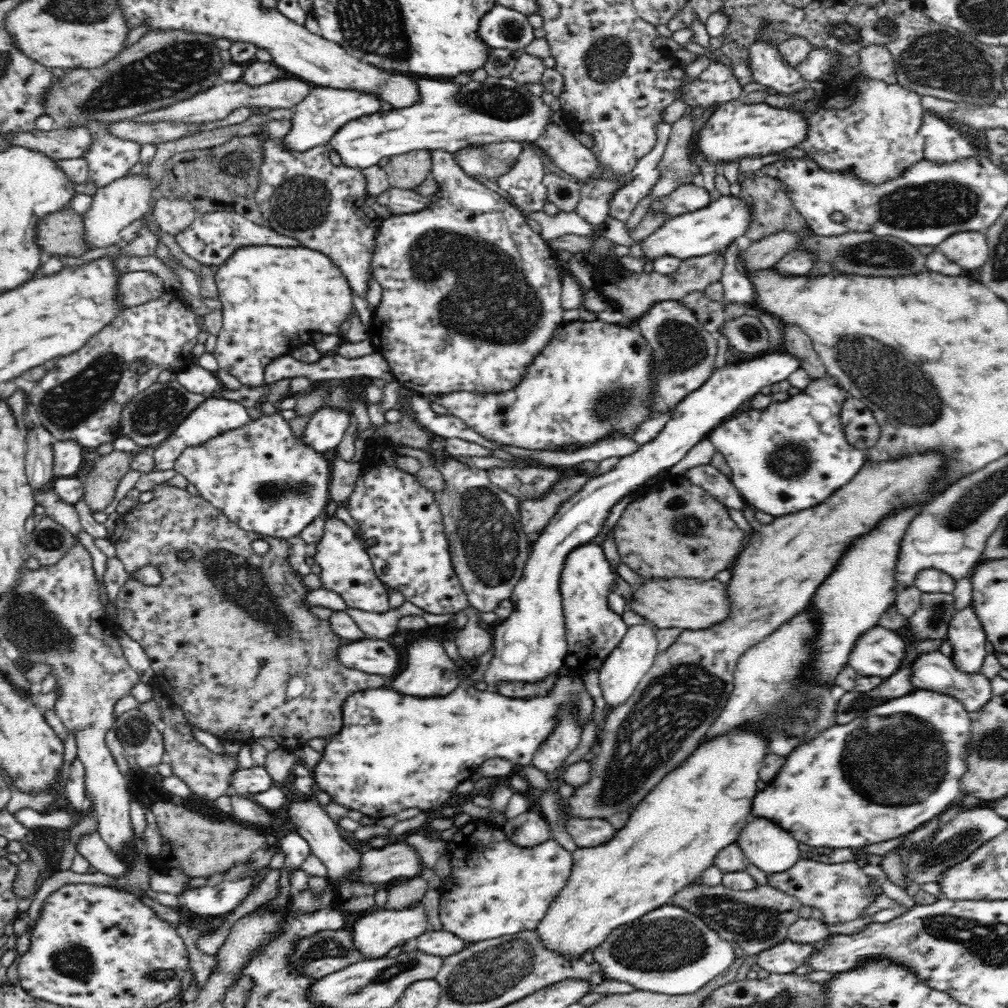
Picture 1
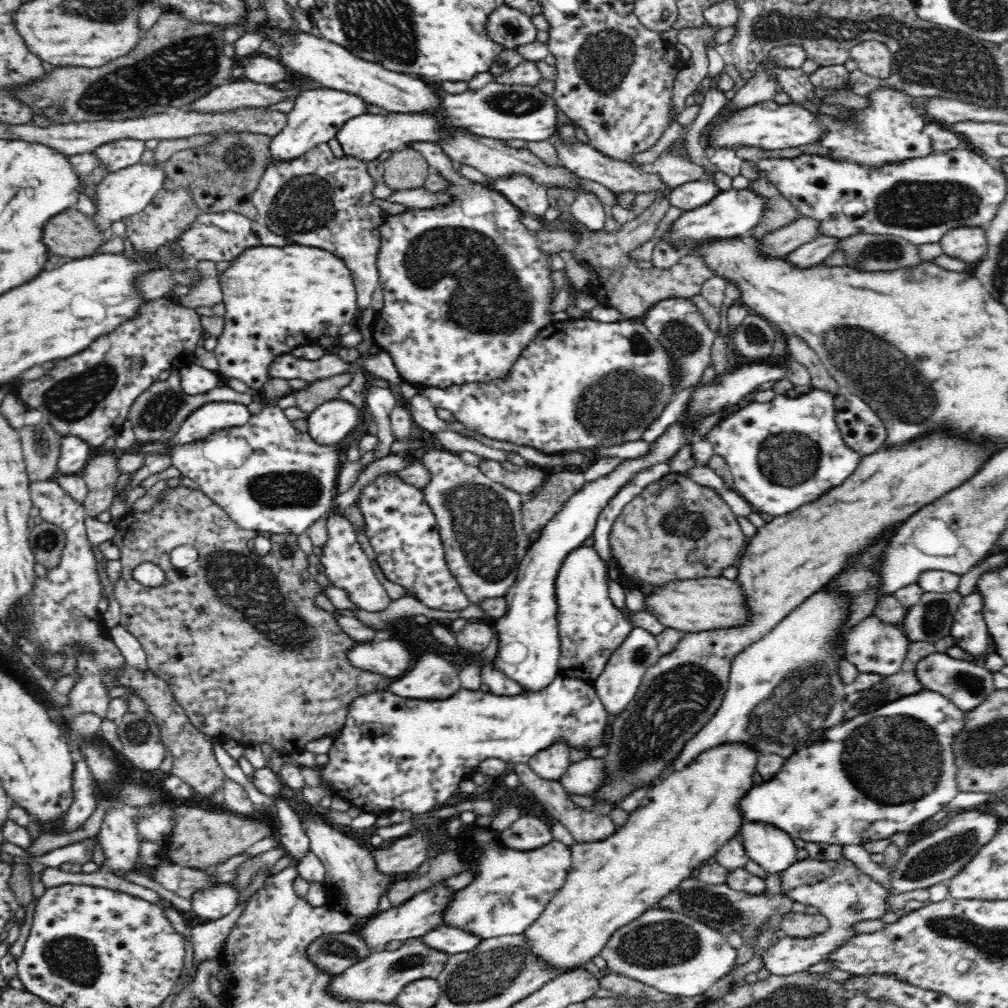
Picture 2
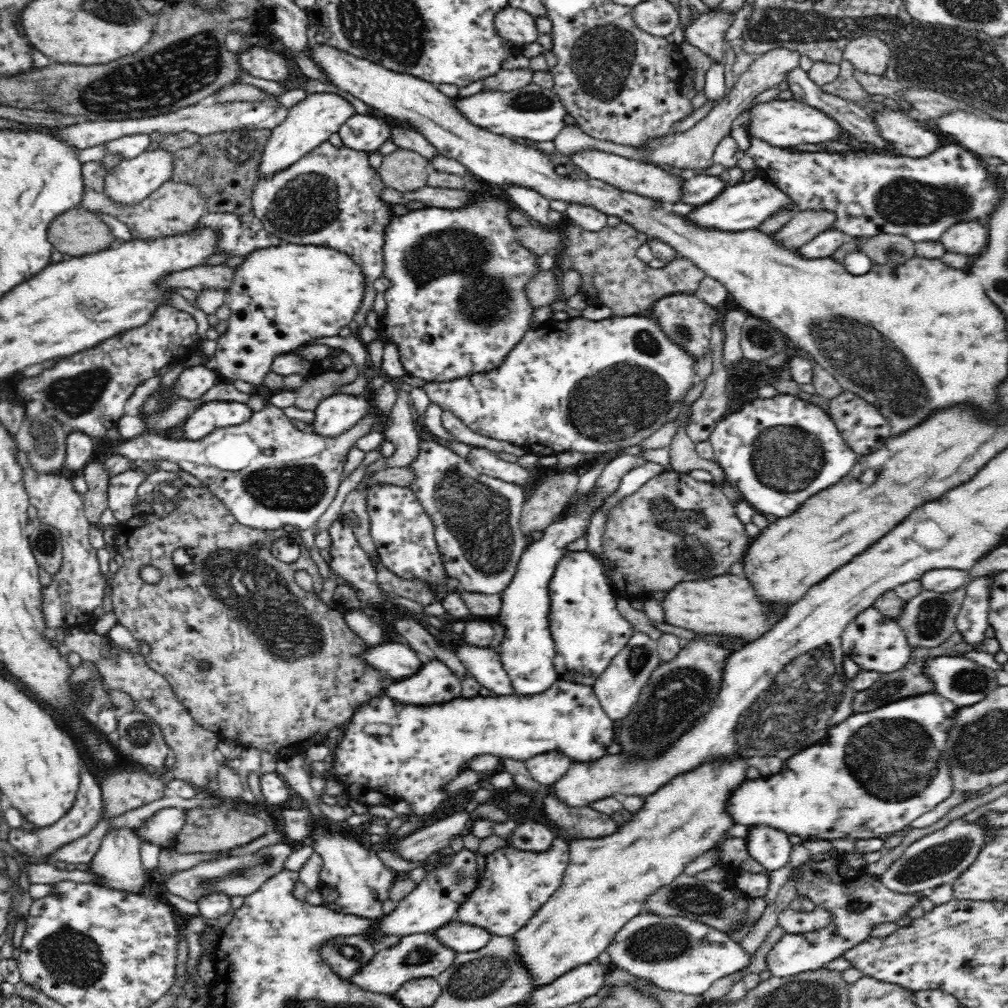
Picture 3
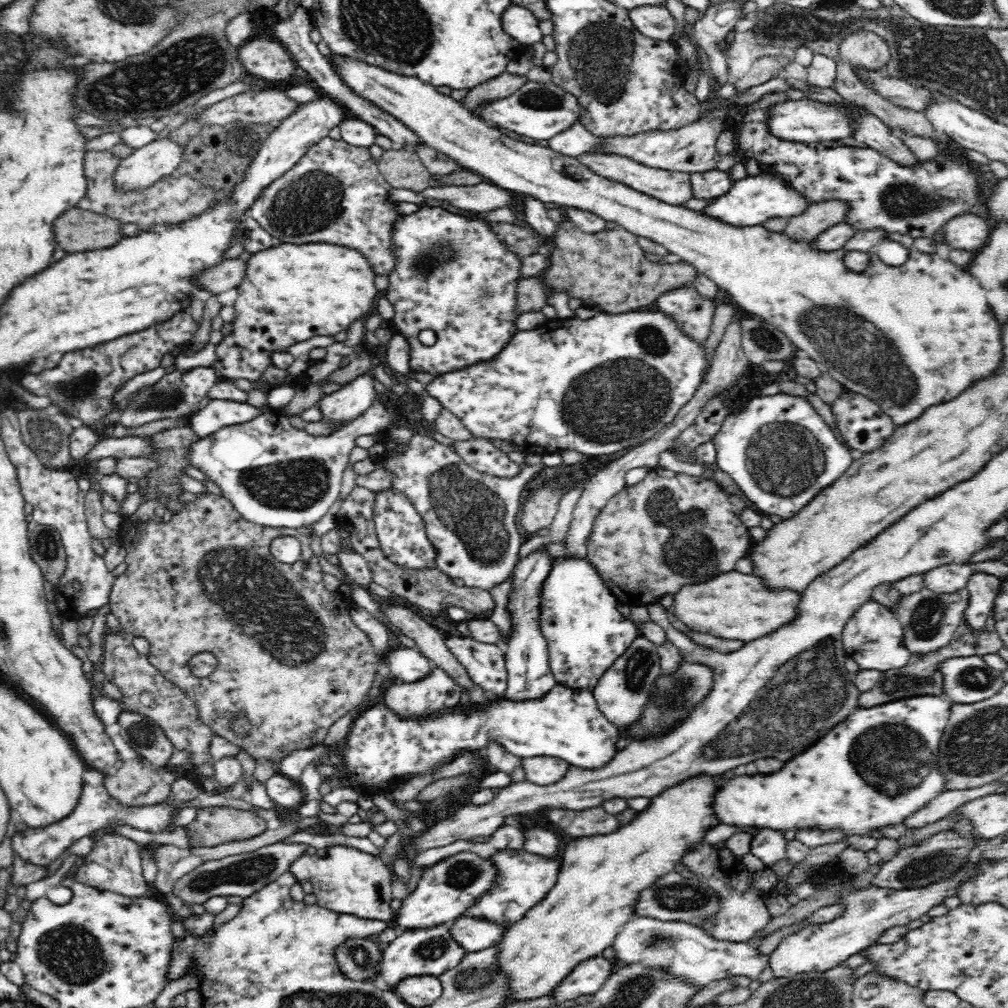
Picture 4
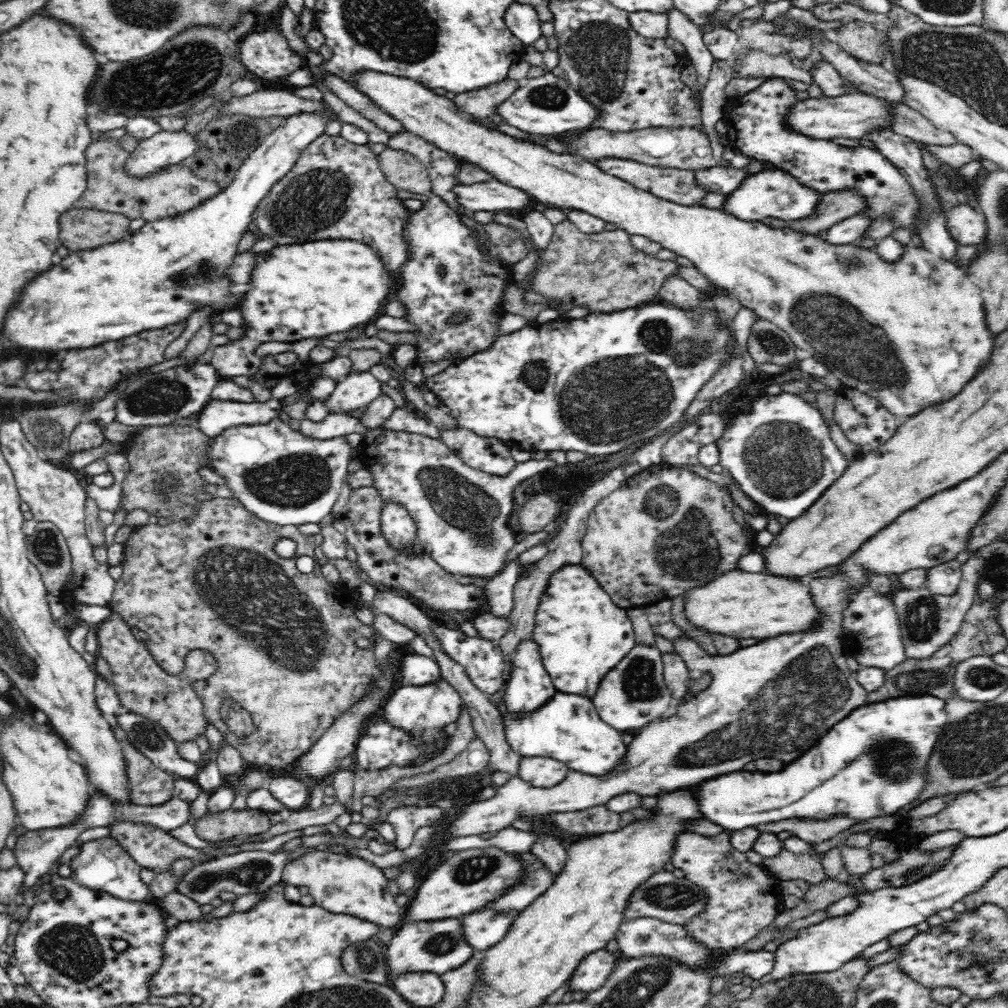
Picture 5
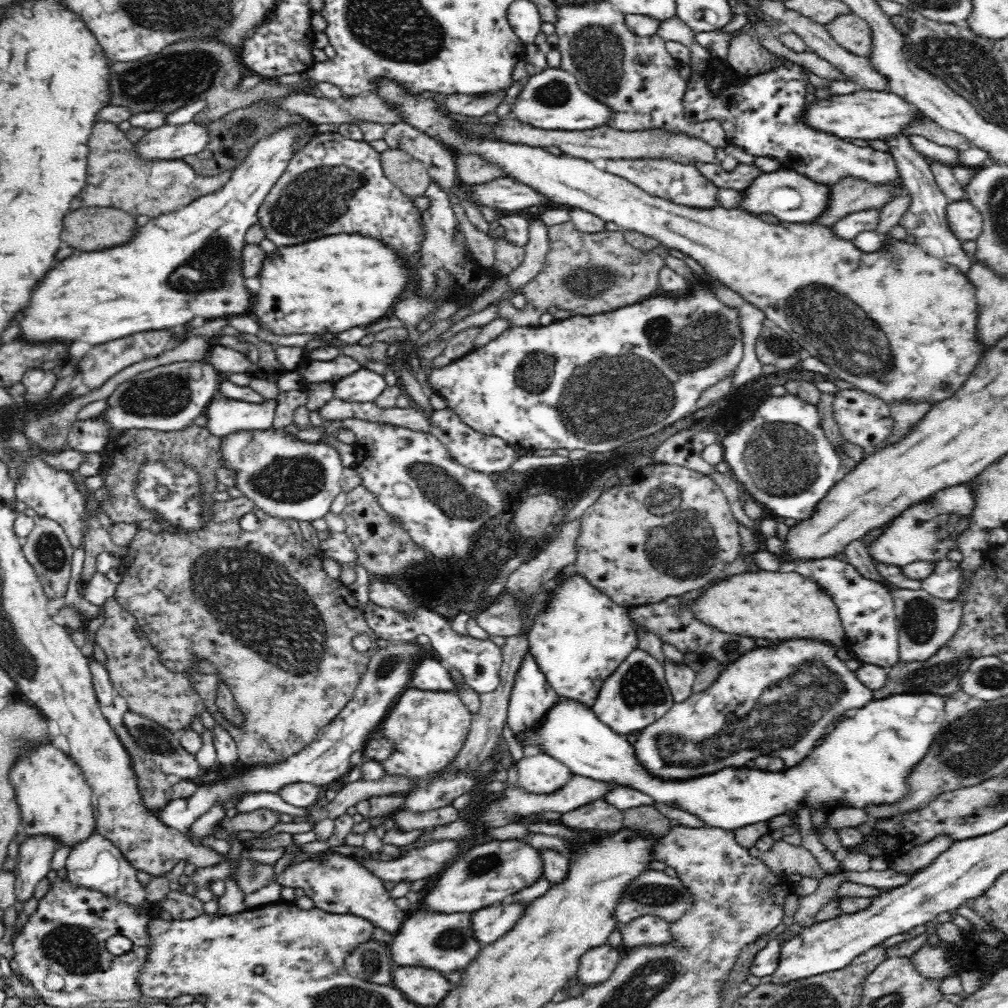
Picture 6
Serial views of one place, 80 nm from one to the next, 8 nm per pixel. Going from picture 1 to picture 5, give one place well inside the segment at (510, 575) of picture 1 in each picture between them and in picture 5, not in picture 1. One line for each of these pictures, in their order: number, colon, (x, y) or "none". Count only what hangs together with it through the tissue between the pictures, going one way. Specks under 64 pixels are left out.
2: (480, 521)
3: (477, 519)
4: (470, 517)
5: (463, 515)

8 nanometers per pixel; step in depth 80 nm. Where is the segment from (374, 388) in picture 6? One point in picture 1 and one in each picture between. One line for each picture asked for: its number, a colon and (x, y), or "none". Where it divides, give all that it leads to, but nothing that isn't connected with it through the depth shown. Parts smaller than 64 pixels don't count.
1: (326, 428)
2: (332, 422)
3: (335, 415)
4: (345, 405)
5: (357, 390)

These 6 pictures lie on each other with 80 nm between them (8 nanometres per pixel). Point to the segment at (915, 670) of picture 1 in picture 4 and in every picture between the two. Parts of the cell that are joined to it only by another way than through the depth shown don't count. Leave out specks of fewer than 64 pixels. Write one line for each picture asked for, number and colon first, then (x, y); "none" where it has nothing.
2: (967, 685)
3: (965, 683)
4: (966, 680)

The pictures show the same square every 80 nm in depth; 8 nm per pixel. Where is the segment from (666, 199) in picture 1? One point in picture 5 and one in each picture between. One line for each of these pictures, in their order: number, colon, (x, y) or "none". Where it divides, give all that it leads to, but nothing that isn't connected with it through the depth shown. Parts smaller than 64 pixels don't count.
2: (689, 196)
3: (696, 191)
4: (710, 185)
5: (721, 179)

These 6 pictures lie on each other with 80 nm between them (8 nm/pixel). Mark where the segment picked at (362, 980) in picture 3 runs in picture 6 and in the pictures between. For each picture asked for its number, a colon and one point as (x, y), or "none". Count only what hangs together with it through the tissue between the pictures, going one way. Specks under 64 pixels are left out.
4: (413, 953)
5: (436, 947)
6: (444, 942)

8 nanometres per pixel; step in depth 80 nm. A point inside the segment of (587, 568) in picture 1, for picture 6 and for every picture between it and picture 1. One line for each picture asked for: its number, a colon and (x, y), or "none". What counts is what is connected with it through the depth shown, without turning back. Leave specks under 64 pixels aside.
2: (591, 628)
3: (588, 631)
4: (586, 634)
5: (582, 633)
6: (580, 636)

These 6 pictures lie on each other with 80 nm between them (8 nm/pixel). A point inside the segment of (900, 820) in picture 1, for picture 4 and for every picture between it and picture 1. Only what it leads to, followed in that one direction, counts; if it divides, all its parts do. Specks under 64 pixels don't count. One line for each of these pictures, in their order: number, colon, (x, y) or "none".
2: (878, 774)
3: (874, 774)
4: (878, 767)

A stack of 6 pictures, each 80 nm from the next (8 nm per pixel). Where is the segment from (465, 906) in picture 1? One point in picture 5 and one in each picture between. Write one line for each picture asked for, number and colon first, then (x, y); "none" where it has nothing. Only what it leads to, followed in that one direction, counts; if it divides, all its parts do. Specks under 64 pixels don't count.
2: (509, 890)
3: (515, 884)
4: (523, 879)
5: (535, 881)

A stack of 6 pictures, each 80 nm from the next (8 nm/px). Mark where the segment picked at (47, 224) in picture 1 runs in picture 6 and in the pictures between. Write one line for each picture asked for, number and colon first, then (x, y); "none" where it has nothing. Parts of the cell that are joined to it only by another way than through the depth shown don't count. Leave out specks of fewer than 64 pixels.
2: (70, 233)
3: (77, 232)
4: (78, 231)
5: (85, 228)
6: (91, 229)

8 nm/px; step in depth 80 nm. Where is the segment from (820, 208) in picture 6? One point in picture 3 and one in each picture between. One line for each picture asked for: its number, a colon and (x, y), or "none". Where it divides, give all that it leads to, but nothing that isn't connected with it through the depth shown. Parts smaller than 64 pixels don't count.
3: (740, 207)
4: (749, 202)
5: (772, 193)

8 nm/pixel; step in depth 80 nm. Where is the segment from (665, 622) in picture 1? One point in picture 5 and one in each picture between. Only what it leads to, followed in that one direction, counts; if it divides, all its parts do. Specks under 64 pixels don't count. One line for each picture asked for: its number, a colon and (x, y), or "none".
2: (695, 605)
3: (724, 605)
4: (735, 606)
5: (742, 605)

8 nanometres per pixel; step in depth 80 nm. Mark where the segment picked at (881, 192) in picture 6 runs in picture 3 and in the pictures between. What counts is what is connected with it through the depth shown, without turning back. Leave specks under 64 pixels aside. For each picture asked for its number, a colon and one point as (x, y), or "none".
3: (803, 226)
4: (817, 218)
5: (834, 207)

